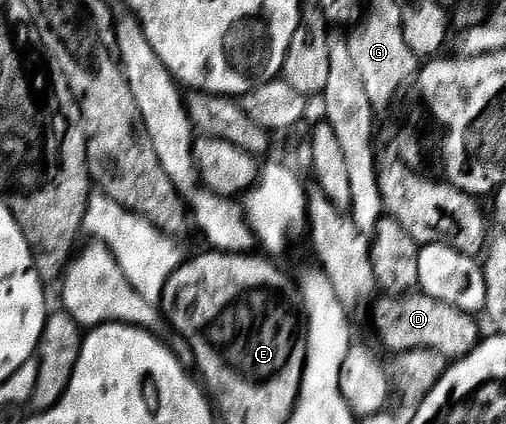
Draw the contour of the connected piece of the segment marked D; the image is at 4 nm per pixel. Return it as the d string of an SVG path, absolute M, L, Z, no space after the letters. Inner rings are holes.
M424 293L406 294L382 294L382 299L373 307L373 327L377 330L377 335L381 338L381 343L385 347L390 347L393 353L410 351L413 348L423 347L425 349L435 349L435 353L443 353L446 361L456 361L473 350L482 338L483 332L477 328L477 323L472 314L455 305L447 305L447 301L439 301L435 297Z

